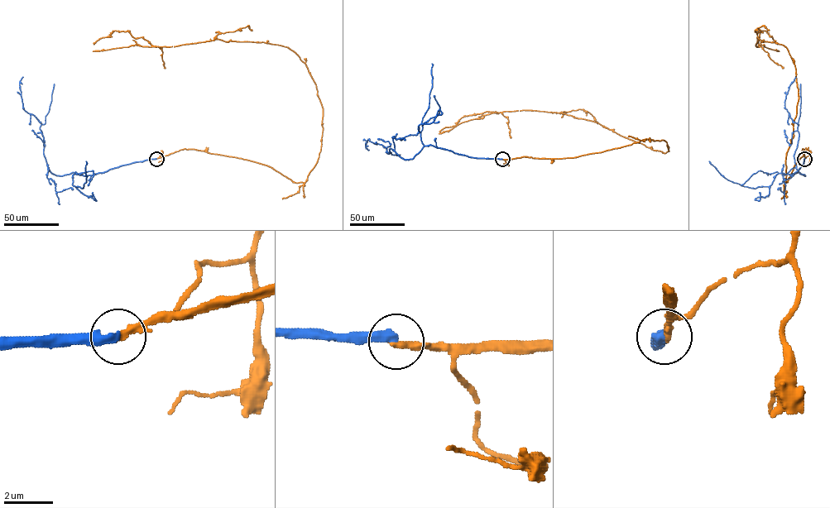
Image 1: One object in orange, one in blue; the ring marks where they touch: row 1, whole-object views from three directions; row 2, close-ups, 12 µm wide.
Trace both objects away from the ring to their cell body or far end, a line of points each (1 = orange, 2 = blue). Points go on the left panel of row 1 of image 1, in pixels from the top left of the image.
1: (156, 159), (204, 150), (304, 182), (323, 129), (306, 65), (262, 42), (160, 47), (113, 31), (93, 44)
2: (156, 159), (87, 175), (53, 174), (44, 155), (41, 124), (23, 109), (19, 84), (23, 77)

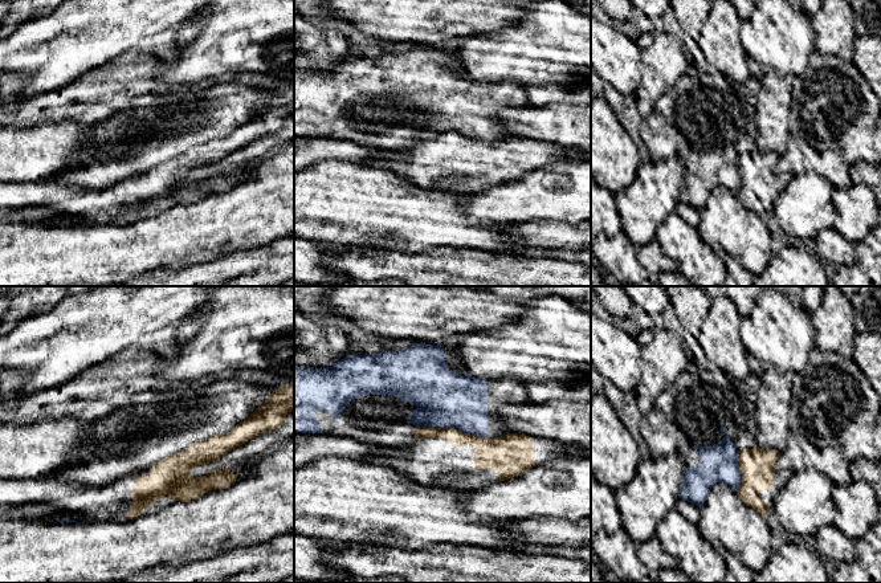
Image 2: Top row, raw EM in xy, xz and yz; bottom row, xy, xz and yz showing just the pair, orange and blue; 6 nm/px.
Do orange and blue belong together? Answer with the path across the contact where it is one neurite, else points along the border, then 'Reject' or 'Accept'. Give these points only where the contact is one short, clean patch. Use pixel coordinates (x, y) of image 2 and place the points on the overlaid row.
Reject

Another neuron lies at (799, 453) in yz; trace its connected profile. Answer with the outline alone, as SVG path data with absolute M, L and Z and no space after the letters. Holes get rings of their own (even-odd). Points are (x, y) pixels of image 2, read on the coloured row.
M792 429L774 469L798 473L809 468L824 473L835 485L845 485L852 480L849 461L843 456L840 448L825 447L820 449L804 433Z

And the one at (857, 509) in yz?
M865 481L835 485L832 498L837 506L835 526L855 542L860 541L881 521L881 510L876 493Z

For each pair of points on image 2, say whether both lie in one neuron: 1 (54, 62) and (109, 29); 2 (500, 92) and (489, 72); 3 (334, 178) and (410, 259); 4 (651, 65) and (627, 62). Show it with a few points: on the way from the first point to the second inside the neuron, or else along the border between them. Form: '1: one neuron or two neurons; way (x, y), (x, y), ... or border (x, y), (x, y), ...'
1: one neuron; way (68, 49), (85, 32), (96, 29)
2: two neurons; border (488, 81), (522, 84)
3: two neurons; border (364, 244), (403, 243), (411, 249), (427, 249)
4: two neurons; border (643, 49), (640, 85)

